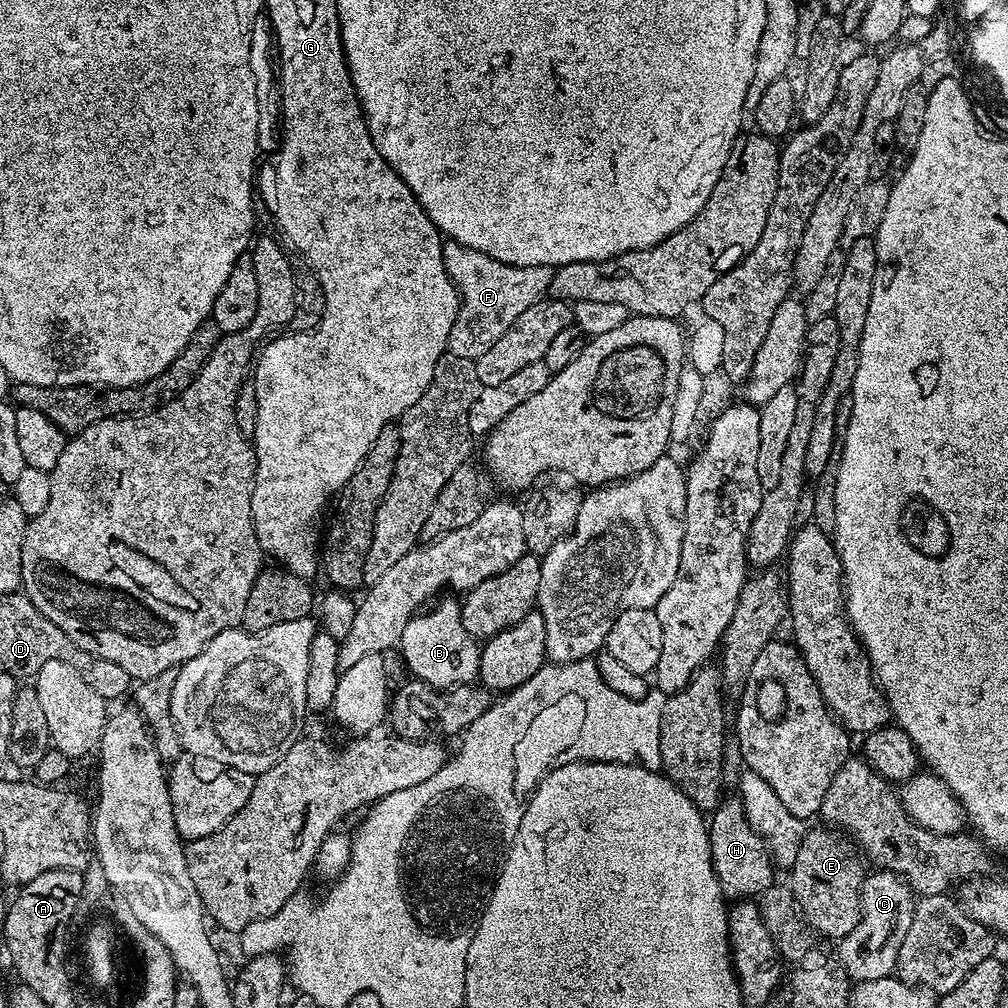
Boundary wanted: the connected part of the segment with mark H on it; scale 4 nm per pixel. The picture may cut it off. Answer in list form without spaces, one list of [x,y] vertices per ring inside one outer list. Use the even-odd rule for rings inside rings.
[[[732,794],[729,800],[728,797],[721,799],[711,816],[708,824],[710,854],[714,874],[718,878],[718,886],[722,890],[725,901],[735,902],[759,897],[761,892],[772,887],[774,883],[774,877],[772,877],[774,865],[760,835],[753,830],[750,822],[746,822],[744,806],[739,795]]]

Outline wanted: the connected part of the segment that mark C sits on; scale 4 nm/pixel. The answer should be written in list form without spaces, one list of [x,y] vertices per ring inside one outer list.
[[[872,870],[865,875],[860,891],[858,926],[838,944],[839,963],[853,981],[876,980],[895,973],[898,950],[902,950],[902,938],[906,938],[906,930],[910,930],[915,909],[914,893],[901,876],[883,870]]]

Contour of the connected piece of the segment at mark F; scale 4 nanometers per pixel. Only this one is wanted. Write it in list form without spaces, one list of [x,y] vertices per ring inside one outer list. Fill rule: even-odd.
[[[444,240],[442,258],[448,277],[456,284],[456,291],[460,294],[460,309],[448,339],[448,352],[458,358],[476,361],[486,354],[486,350],[490,350],[490,346],[494,346],[494,342],[498,342],[498,338],[502,338],[502,334],[518,322],[518,314],[522,314],[522,310],[530,310],[530,306],[545,299],[552,281],[551,268],[510,266],[478,250],[470,250],[457,240]]]

